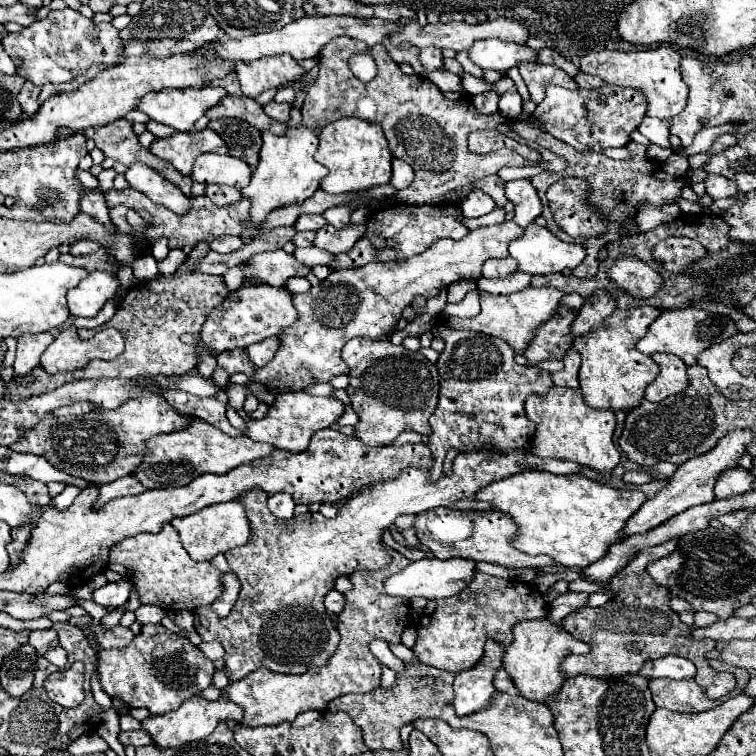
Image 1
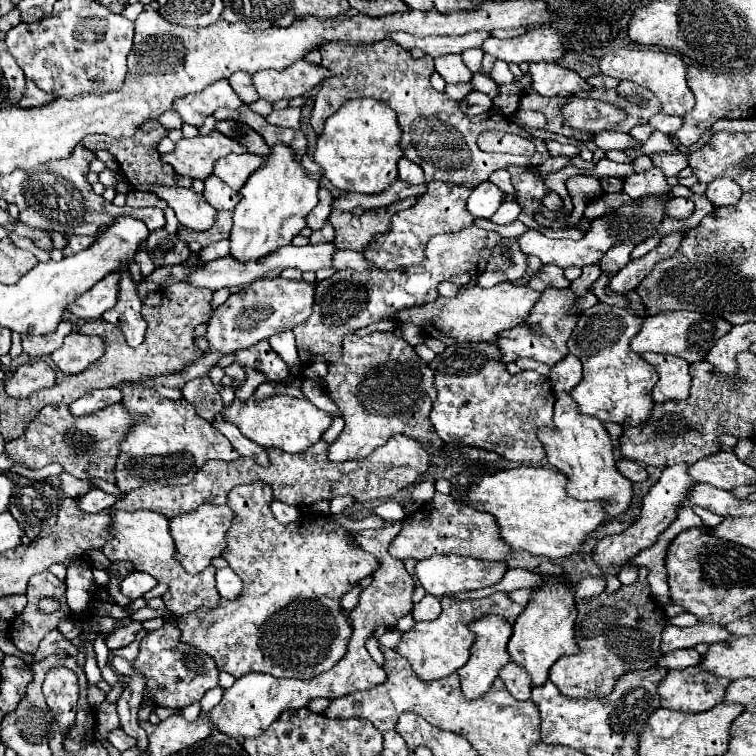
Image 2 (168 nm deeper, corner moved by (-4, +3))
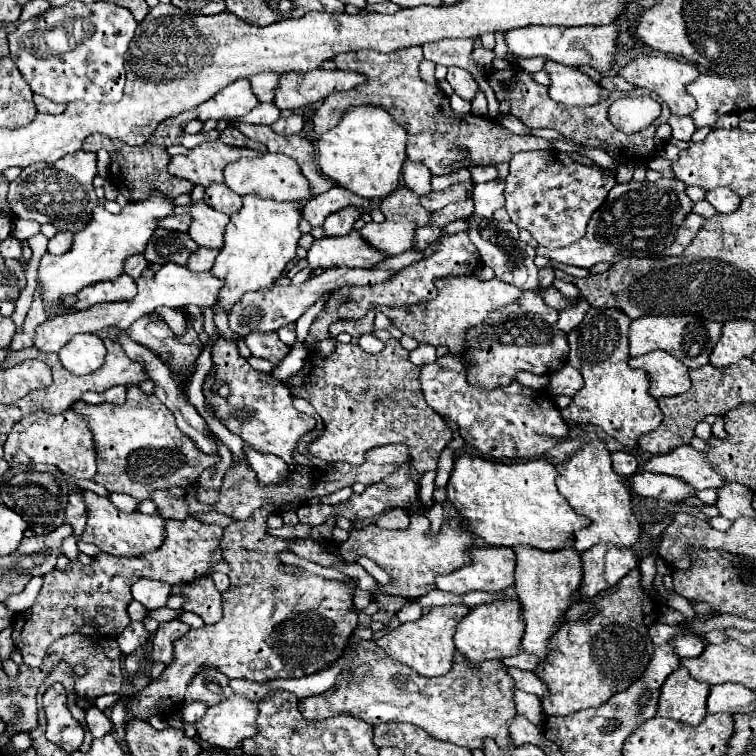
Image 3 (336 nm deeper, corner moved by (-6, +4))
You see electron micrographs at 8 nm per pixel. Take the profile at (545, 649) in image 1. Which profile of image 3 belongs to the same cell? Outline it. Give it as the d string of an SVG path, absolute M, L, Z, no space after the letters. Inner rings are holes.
M569 542L561 550L535 550L535 548L515 548L517 556L517 568L515 568L515 592L521 602L521 616L525 624L525 632L521 638L523 652L535 654L539 660L547 660L551 654L551 638L555 636L559 622L563 620L565 612L575 602L575 596L579 592L581 580L583 580L583 568L581 568L581 556L575 552L573 544Z

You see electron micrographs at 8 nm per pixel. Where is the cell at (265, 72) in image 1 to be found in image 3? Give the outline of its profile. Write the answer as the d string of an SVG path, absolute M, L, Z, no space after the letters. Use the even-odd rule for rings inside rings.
M307 70L307 72L289 72L279 76L279 88L275 90L273 104L279 110L295 110L299 106L313 104L323 100L335 90L351 90L363 84L365 78L359 72L345 70Z

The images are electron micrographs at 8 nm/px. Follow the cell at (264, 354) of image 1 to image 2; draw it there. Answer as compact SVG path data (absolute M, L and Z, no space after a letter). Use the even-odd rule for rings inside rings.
M281 331L281 333L273 335L269 339L269 343L279 353L279 357L283 361L287 361L287 365L291 367L291 373L295 375L299 371L299 355L295 349L295 335L291 331Z

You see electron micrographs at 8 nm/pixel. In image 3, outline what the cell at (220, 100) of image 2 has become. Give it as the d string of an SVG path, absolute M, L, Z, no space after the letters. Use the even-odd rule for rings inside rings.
M237 80L235 84L229 84L223 88L223 92L215 94L211 100L201 104L197 108L199 116L197 120L207 122L207 120L221 120L221 118L241 118L247 112L251 112L259 100L251 92L251 86L247 80Z

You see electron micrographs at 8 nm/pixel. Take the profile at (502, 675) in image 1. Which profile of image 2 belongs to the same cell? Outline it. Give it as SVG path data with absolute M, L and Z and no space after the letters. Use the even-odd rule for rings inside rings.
M507 663L501 671L499 677L503 679L507 691L517 697L519 701L527 701L531 697L531 681L529 681L529 673L517 665L517 663Z

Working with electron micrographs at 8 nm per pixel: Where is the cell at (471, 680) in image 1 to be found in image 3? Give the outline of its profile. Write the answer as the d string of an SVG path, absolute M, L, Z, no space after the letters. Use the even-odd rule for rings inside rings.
M503 600L493 604L475 606L467 618L457 624L455 646L467 658L475 674L479 674L479 664L485 660L503 660L519 652L519 642L523 636L521 606L517 600Z

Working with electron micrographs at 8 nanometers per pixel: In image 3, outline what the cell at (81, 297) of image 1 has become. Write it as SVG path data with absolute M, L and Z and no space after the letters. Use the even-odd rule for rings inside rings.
M121 274L117 280L107 280L103 284L93 284L83 288L77 294L75 310L87 310L99 302L117 302L117 300L131 300L137 294L135 280L127 274Z

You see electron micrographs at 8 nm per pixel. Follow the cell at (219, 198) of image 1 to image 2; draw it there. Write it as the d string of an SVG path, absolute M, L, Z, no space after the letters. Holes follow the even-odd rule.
M211 175L207 181L205 181L205 191L203 191L207 203L211 207L215 207L217 211L231 211L237 203L239 203L239 195L237 191L229 189L219 177Z

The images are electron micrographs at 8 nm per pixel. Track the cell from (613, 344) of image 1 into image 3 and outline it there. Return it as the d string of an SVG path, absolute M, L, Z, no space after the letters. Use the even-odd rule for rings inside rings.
M589 308L583 322L567 334L571 348L567 362L581 372L585 386L573 396L569 408L561 410L561 416L575 424L599 426L617 442L633 448L639 436L661 424L663 414L657 400L649 394L649 376L627 364L631 358L627 344L629 326L631 318L615 308Z

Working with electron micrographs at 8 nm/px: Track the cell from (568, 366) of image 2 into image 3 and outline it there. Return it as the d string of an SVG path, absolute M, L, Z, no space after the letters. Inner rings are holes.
M565 364L559 372L551 374L551 382L549 382L549 392L553 396L557 394L565 394L565 396L575 396L575 392L579 392L583 388L583 378L581 372L569 364Z

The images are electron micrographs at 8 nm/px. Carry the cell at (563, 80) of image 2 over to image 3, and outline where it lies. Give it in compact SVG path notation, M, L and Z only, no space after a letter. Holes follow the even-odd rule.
M547 60L543 70L551 78L551 86L549 86L551 100L557 100L569 106L589 106L609 96L609 92L603 86L593 82L587 74L579 72L577 68L561 66L557 62Z

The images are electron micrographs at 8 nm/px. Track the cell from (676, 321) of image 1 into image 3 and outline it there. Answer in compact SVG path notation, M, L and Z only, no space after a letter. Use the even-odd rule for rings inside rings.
M691 314L685 316L643 316L631 322L629 328L629 352L631 356L647 354L651 350L665 350L673 354L677 360L687 364L689 368L703 366L709 362L709 354L715 348L719 336L721 336L723 324L697 318Z

